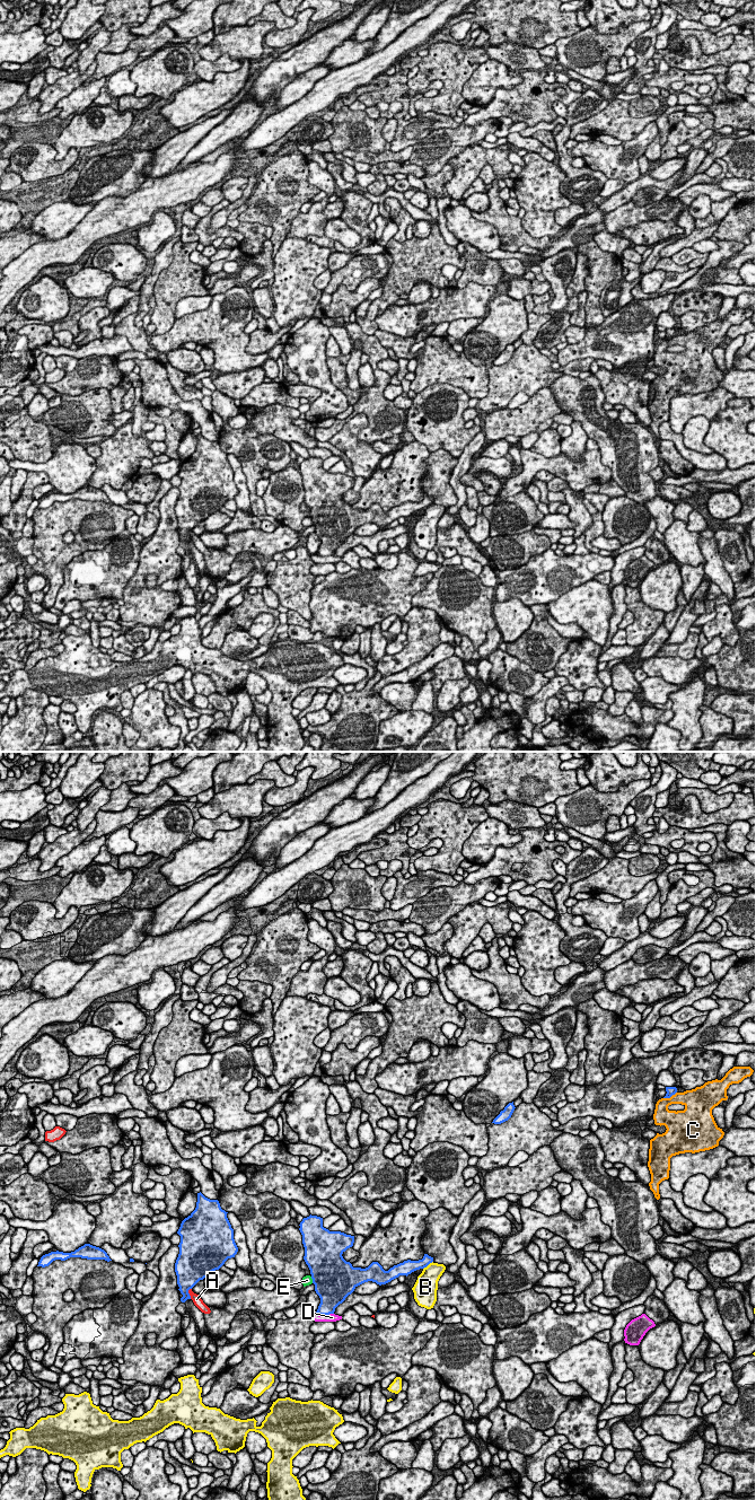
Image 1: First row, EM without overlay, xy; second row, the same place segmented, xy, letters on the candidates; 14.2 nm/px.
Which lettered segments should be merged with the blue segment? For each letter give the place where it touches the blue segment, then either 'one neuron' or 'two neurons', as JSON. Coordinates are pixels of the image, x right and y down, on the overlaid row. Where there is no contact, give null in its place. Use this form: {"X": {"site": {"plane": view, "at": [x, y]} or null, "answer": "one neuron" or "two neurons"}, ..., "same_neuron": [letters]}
{"A": {"site": {"plane": "xy", "at": [188, 1294]}, "answer": "two neurons"}, "B": {"site": {"plane": "xy", "at": [428, 1264]}, "answer": "two neurons"}, "C": {"site": {"plane": "xy", "at": [669, 1097]}, "answer": "two neurons"}, "D": {"site": {"plane": "xy", "at": [325, 1314]}, "answer": "two neurons"}, "E": {"site": {"plane": "xy", "at": [313, 1280]}, "answer": "two neurons"}, "same_neuron": []}

